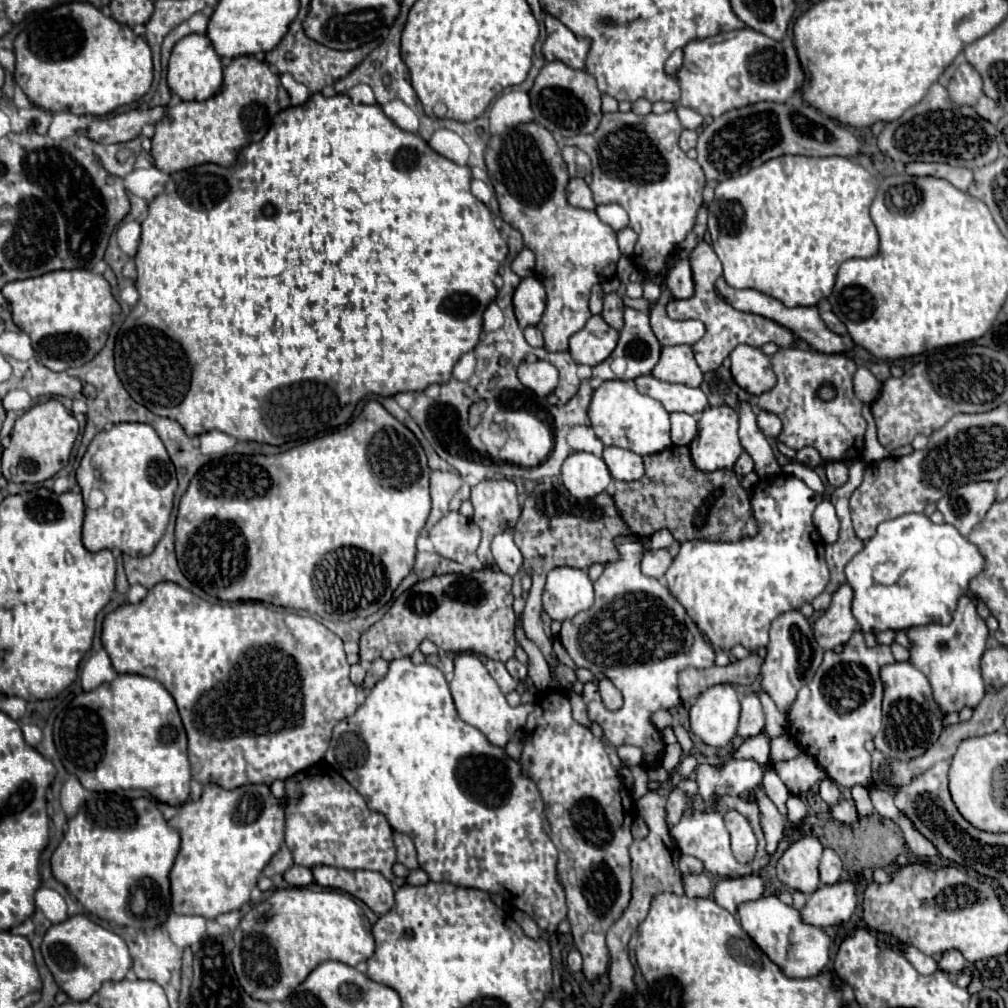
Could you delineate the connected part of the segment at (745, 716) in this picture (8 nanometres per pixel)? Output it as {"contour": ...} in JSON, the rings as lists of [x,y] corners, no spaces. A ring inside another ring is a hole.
{"contour":[[[754,693],[746,695],[740,703],[742,703],[742,713],[740,713],[738,737],[754,737],[764,729],[762,705]]]}

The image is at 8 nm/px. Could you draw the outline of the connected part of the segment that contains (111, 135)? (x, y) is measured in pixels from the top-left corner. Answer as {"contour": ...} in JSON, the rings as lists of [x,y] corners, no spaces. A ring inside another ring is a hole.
{"contour":[[[154,107],[146,111],[128,111],[120,115],[106,115],[106,117],[90,117],[86,135],[96,143],[122,143],[130,141],[140,135],[144,123],[156,123],[164,115],[164,107]]]}

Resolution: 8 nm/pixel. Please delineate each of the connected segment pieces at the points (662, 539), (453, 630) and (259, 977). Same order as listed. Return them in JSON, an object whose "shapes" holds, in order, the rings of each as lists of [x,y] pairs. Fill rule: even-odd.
{"shapes":[[[[662,529],[662,531],[656,531],[652,537],[650,537],[650,547],[652,549],[670,549],[674,543],[674,537]]],[[[484,567],[468,575],[436,575],[412,585],[392,603],[378,623],[360,635],[360,661],[370,663],[376,657],[394,661],[412,655],[424,639],[430,639],[442,651],[476,653],[506,663],[514,657],[516,649],[516,615],[512,609],[514,597],[510,595],[510,585],[512,579],[498,567]]],[[[287,887],[276,889],[266,901],[254,905],[246,913],[234,931],[234,949],[232,949],[232,965],[236,977],[244,991],[258,1001],[284,1001],[290,991],[294,991],[308,973],[320,965],[322,961],[334,959],[354,967],[360,961],[366,961],[374,953],[374,937],[370,931],[370,923],[364,911],[349,894],[337,889],[325,887]]]]}

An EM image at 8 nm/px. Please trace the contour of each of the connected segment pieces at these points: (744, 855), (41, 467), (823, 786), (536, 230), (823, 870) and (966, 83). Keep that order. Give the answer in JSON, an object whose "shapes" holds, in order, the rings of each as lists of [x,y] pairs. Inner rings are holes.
{"shapes":[[[[730,811],[726,815],[726,827],[730,831],[732,837],[732,851],[734,857],[742,863],[752,861],[754,853],[756,853],[756,837],[750,829],[750,823],[736,811]]],[[[48,399],[28,409],[14,425],[10,445],[2,453],[2,475],[14,483],[40,483],[62,471],[70,459],[72,445],[78,435],[78,421],[58,401]]],[[[824,779],[820,783],[820,797],[828,803],[828,805],[836,805],[838,803],[838,797],[840,797],[840,791],[838,791],[838,785],[830,779]]],[[[534,121],[516,125],[504,131],[502,135],[490,137],[486,147],[486,167],[488,167],[488,177],[496,185],[496,189],[498,189],[498,183],[502,183],[508,195],[514,201],[518,201],[518,207],[526,207],[526,209],[500,209],[500,213],[506,223],[510,223],[514,229],[522,233],[524,245],[536,255],[534,275],[546,287],[546,311],[538,323],[538,329],[544,333],[544,349],[566,351],[570,335],[580,331],[586,325],[586,321],[592,317],[588,309],[592,285],[600,281],[600,277],[616,275],[616,263],[620,259],[616,231],[608,227],[606,223],[602,223],[596,211],[576,209],[566,201],[564,189],[570,177],[566,171],[566,163],[562,159],[562,151],[556,145],[552,133]]],[[[824,849],[822,861],[820,861],[820,881],[824,885],[834,885],[840,881],[842,875],[842,861],[832,849]]],[[[970,63],[958,65],[954,77],[948,83],[948,93],[954,103],[974,105],[982,95],[982,79]]]]}

